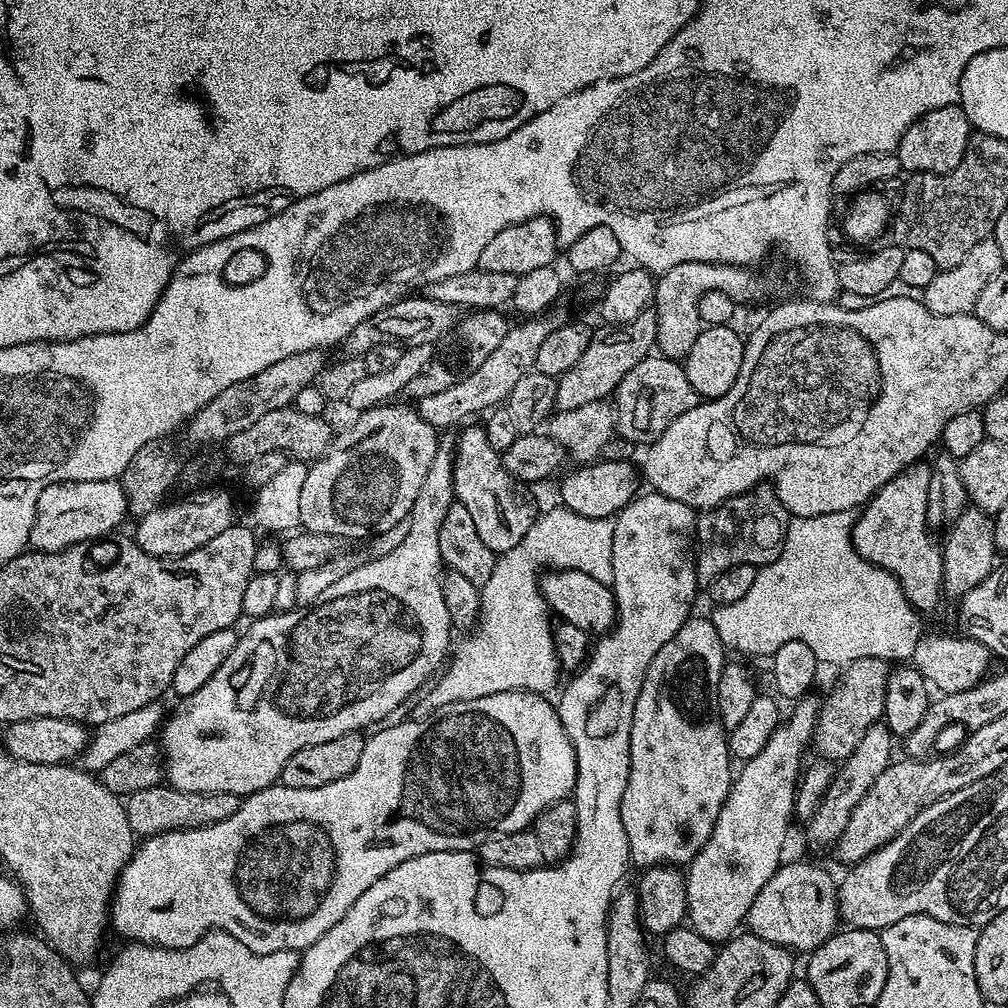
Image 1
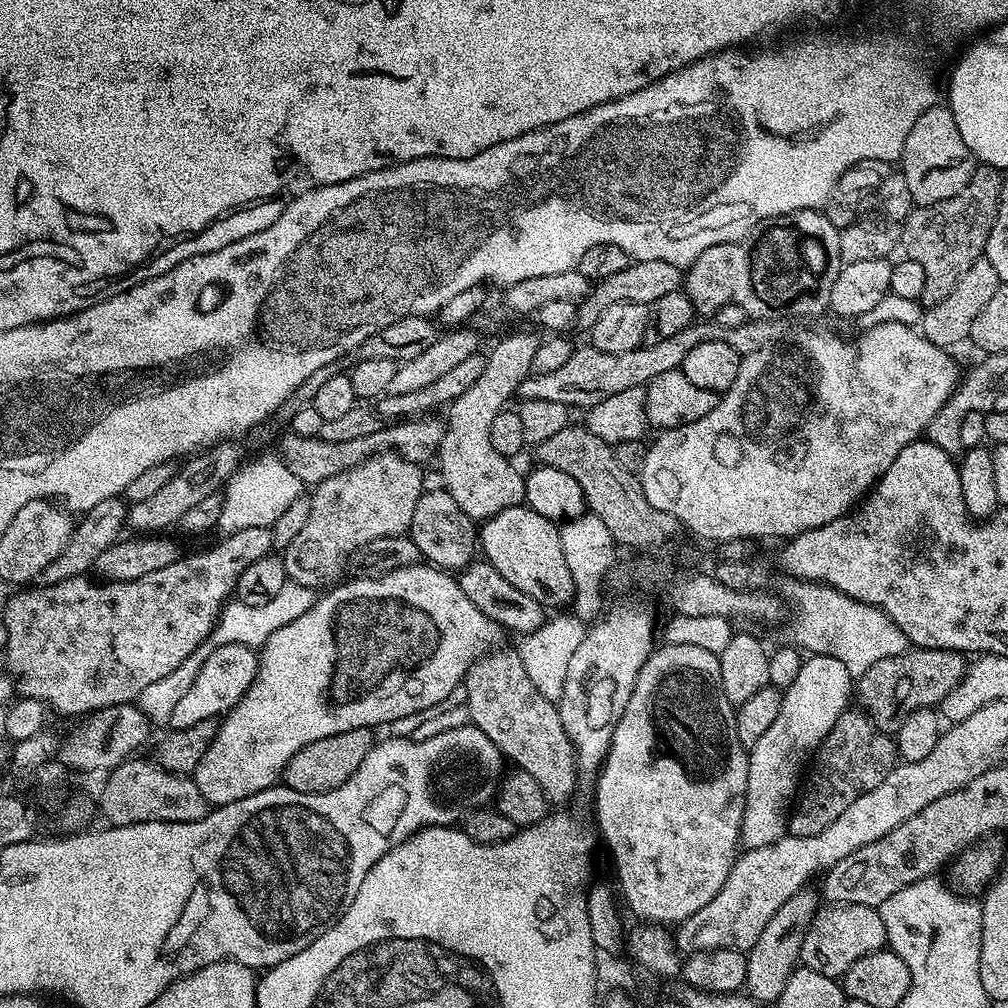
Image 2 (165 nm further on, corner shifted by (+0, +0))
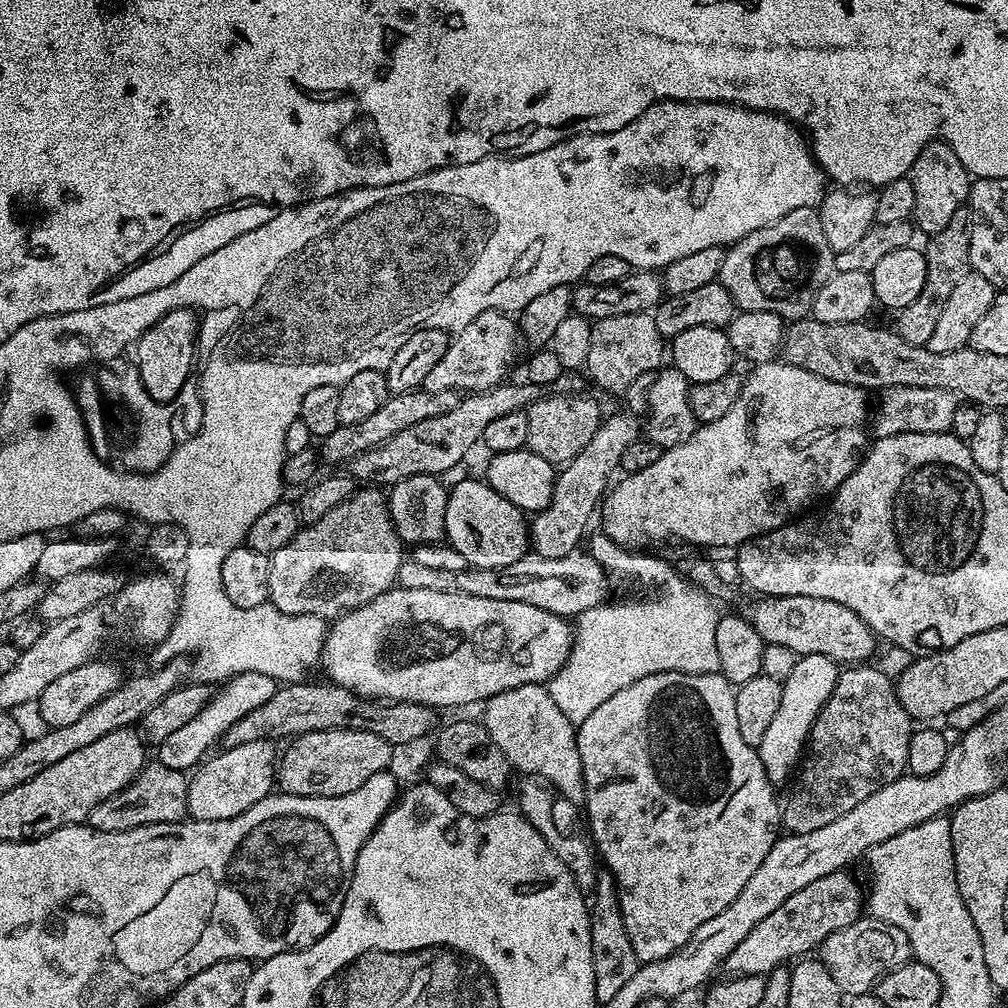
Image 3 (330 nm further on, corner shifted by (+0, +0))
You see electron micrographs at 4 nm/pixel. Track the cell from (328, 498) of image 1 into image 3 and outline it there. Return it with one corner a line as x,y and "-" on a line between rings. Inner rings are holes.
364,486
353,492
349,500
334,506
330,514
318,518
318,522
301,527
300,533
290,542
286,542
282,550
269,555
268,598
282,614
291,616
310,614
331,622
358,606
366,606
366,602
378,598
378,594
389,592
397,583
399,566
405,560
406,548
396,532
396,527
392,525
392,515
388,512
385,493
379,487

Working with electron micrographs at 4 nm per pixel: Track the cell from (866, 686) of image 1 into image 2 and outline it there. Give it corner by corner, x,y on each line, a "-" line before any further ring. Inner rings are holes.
909,647
907,652
894,658
874,662
866,674
858,677
859,707
884,732
895,734
910,713
919,708
935,709
964,676
966,656
941,648

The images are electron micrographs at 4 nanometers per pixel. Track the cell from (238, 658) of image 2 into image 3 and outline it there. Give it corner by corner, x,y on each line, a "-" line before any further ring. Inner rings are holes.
242,672
231,676
213,691
210,702
206,702
206,706
198,710
198,714
190,718
190,722
186,722
186,726
174,730
170,738
161,742
155,749
155,759
162,766
170,766
170,770
187,773
195,769
219,745
220,736
226,734
226,730
230,730
230,726
234,726
238,718
250,714
250,710
258,710
258,706
264,705
276,693
277,687
278,681
266,678
266,674

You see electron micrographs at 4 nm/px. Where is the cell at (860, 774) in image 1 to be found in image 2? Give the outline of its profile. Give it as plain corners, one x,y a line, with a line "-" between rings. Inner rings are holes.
805,886
798,890
798,894
794,894
794,898
786,898
786,902
778,906
774,918
770,918
762,934
758,934
758,942
754,942
754,946
747,949
748,961
744,983
747,995
762,1001
765,1006
775,1005
779,1001
782,990
786,990
790,974
800,964
802,942
806,942
806,934
821,904
817,889
815,892
812,886

